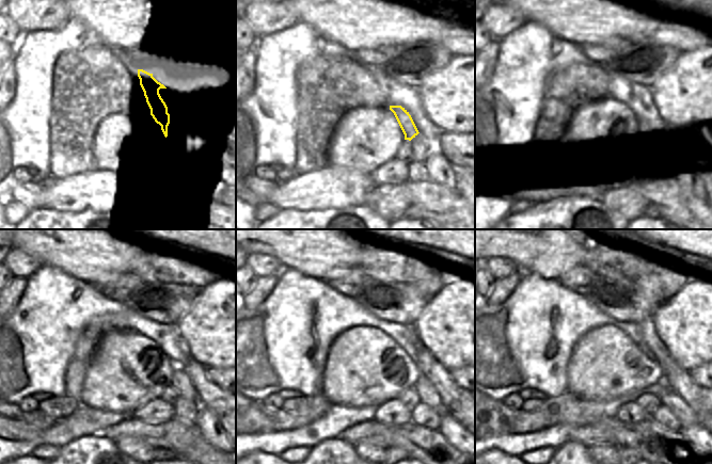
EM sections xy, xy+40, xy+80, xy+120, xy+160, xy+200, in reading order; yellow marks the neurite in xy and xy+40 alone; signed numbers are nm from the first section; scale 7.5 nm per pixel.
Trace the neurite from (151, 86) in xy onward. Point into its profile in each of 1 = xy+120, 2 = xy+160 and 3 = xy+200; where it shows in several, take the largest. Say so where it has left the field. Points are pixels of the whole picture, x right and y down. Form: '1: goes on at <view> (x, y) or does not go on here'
1: goes on at xy+120 (184, 386)
2: goes on at xy+160 (425, 389)
3: goes on at xy+200 (685, 415)

